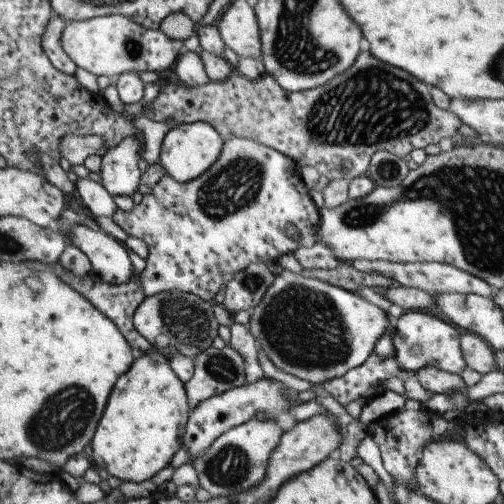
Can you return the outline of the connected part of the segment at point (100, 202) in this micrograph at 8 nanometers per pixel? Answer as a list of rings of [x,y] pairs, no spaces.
[[[89,177],[79,178],[76,181],[76,192],[85,208],[92,212],[92,217],[111,217],[118,209],[112,194],[102,186],[102,182],[96,182]]]

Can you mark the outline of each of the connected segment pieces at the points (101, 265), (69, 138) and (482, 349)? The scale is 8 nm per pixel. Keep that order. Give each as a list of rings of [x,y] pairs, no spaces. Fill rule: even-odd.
[[[76,224],[72,230],[66,232],[68,242],[82,250],[90,264],[92,271],[108,284],[124,284],[132,280],[134,267],[130,261],[124,244],[98,228]]]
[[[66,134],[60,140],[60,154],[66,158],[71,165],[84,164],[87,158],[92,155],[103,157],[108,152],[108,146],[100,136],[86,135],[76,136],[76,134]]]
[[[462,334],[460,348],[462,348],[462,356],[464,356],[464,362],[468,368],[472,368],[482,375],[498,370],[494,348],[477,334]]]

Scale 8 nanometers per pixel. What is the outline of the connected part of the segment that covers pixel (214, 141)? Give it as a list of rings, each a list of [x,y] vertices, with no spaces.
[[[202,121],[179,123],[164,136],[159,162],[164,166],[166,175],[172,176],[180,183],[190,182],[198,176],[202,176],[204,172],[208,172],[208,168],[212,164],[216,164],[216,160],[222,152],[222,146],[224,146],[222,136],[210,124]]]

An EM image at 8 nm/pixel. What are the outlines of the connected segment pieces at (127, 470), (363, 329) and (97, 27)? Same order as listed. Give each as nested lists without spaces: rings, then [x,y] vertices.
[[[155,349],[134,359],[128,372],[120,375],[112,387],[108,404],[102,413],[102,420],[91,440],[92,458],[95,469],[102,468],[107,476],[118,480],[142,482],[152,478],[170,464],[172,457],[182,447],[182,435],[189,417],[190,404],[186,384],[174,374],[170,360]]]
[[[284,268],[275,275],[260,304],[250,310],[247,326],[256,338],[257,350],[262,350],[278,370],[315,385],[364,364],[373,355],[380,336],[386,332],[394,336],[396,332],[394,319],[366,302],[357,291],[349,292]]]
[[[124,15],[70,21],[62,32],[62,48],[72,62],[96,76],[115,76],[130,72],[162,72],[178,62],[184,42],[168,38],[160,29],[152,30]]]

